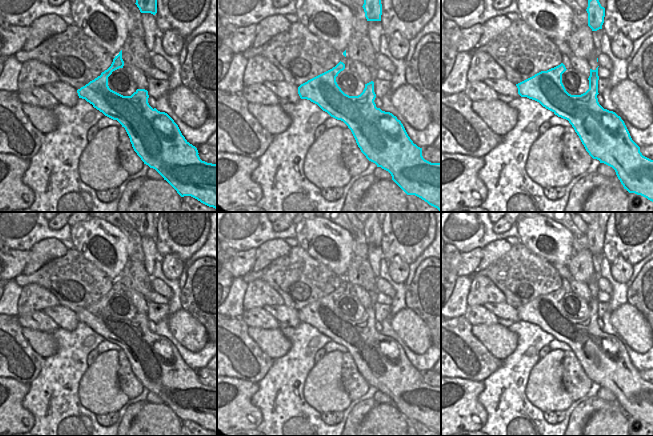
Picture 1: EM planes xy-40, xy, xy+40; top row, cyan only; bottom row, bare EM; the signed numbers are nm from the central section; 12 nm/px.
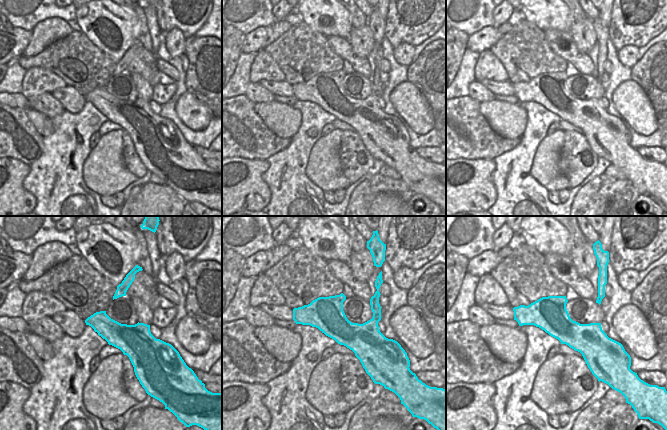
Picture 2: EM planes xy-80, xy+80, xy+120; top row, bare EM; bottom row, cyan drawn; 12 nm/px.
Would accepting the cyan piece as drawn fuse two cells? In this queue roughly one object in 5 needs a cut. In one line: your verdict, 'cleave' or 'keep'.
keep

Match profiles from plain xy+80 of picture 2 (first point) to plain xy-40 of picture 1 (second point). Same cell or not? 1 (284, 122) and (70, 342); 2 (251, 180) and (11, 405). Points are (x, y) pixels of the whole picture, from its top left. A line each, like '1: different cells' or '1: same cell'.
1: different cells
2: same cell

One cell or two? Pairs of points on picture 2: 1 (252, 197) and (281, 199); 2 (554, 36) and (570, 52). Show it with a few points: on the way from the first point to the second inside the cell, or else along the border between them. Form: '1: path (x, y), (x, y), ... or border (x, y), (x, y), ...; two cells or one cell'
1: border (261, 177), (270, 192), (270, 201), (266, 205); two cells
2: path (557, 42), (558, 47), (564, 51); one cell

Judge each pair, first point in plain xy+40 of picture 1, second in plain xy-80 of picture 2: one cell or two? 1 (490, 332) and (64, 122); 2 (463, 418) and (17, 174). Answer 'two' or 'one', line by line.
1: two
2: one

